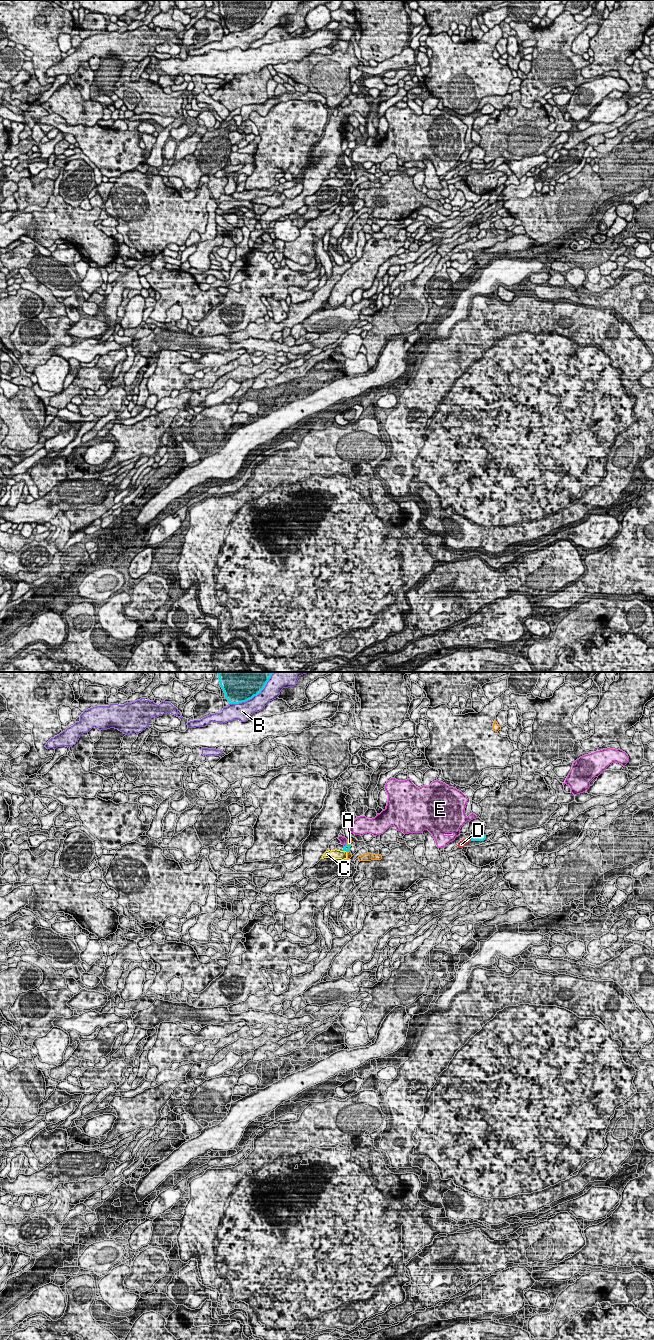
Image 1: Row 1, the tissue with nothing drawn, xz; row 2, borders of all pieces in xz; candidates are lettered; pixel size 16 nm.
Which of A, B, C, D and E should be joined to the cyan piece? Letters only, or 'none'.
C

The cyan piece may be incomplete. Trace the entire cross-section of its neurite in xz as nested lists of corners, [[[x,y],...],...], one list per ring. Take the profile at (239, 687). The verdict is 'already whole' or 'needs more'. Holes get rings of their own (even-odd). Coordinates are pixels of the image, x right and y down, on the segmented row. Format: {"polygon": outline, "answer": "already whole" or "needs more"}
{"polygon": [[[218,672],[218,678],[229,704],[239,704],[260,694],[274,673]]], "answer": "already whole"}

